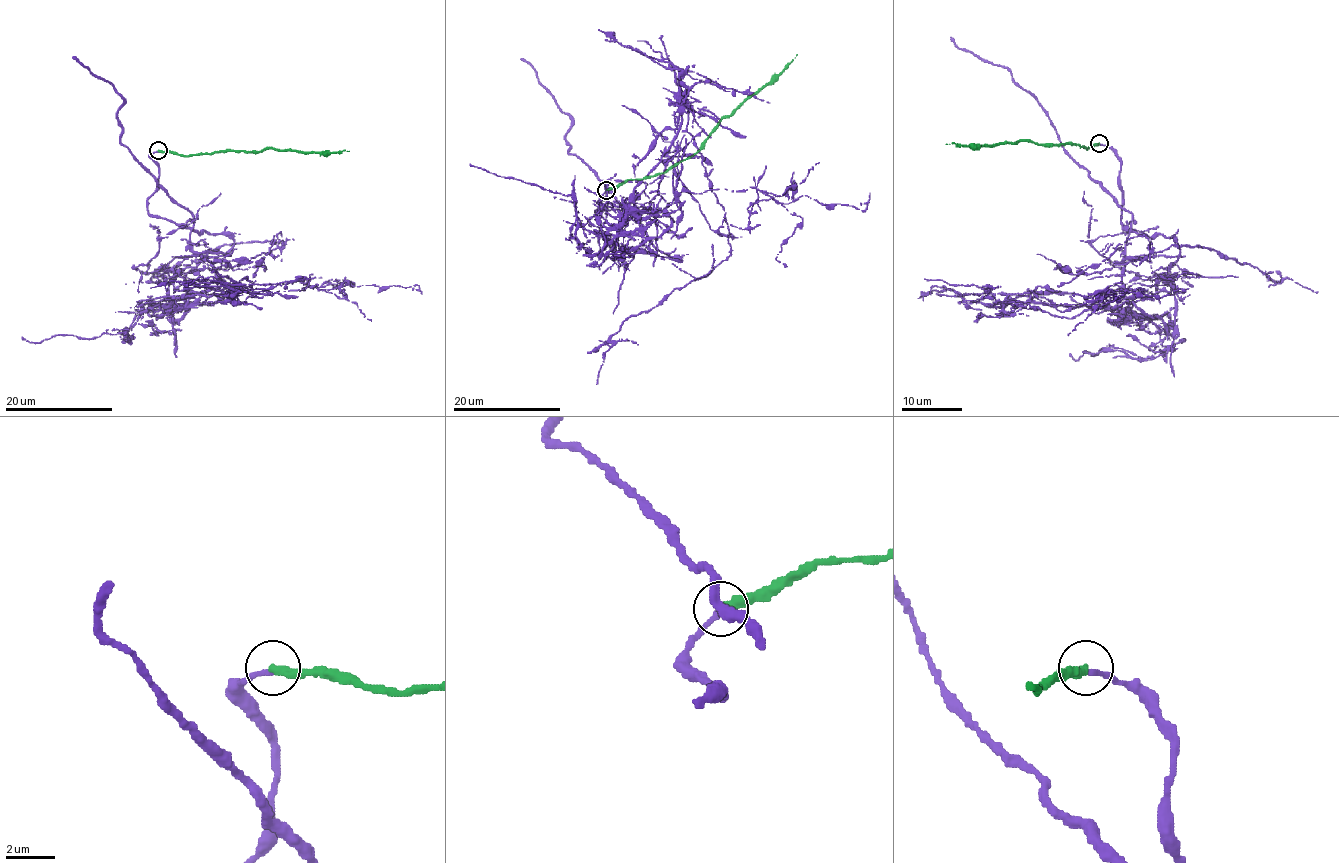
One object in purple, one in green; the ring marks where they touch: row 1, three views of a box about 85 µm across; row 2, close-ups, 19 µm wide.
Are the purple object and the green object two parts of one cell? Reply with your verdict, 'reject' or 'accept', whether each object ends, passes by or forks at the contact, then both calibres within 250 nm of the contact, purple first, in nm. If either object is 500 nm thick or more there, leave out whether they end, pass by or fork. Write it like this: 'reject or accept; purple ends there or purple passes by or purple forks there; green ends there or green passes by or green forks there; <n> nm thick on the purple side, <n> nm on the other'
reject; purple ends there; green ends there; 240 nm thick on the purple side, 360 nm on the other

